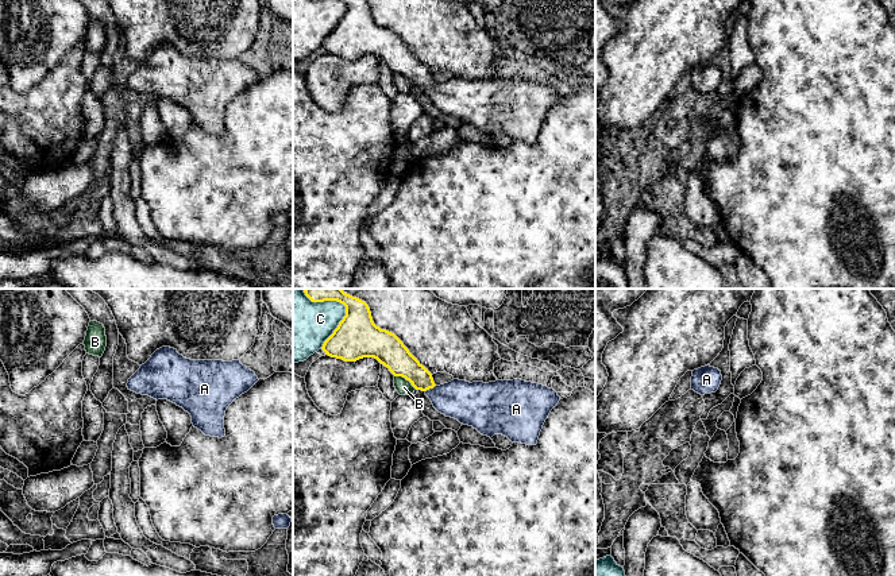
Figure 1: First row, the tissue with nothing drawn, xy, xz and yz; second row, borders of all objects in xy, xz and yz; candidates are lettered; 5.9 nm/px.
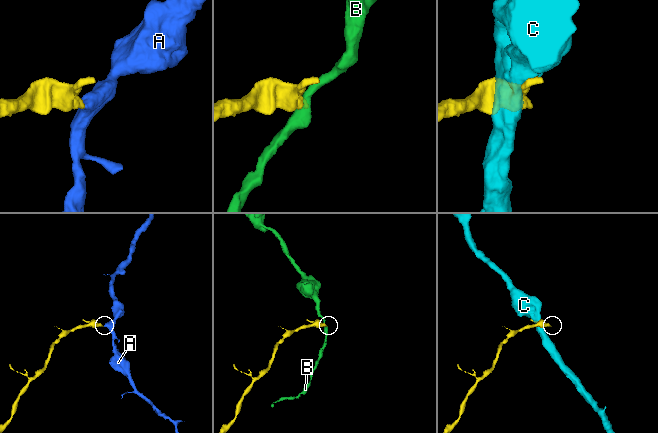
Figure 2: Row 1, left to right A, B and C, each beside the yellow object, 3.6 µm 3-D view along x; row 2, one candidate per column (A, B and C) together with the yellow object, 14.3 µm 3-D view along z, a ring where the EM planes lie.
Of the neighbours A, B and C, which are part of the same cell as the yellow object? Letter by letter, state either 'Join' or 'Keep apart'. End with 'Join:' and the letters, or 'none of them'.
A: Join
B: Keep apart
C: Keep apart
Join: A

